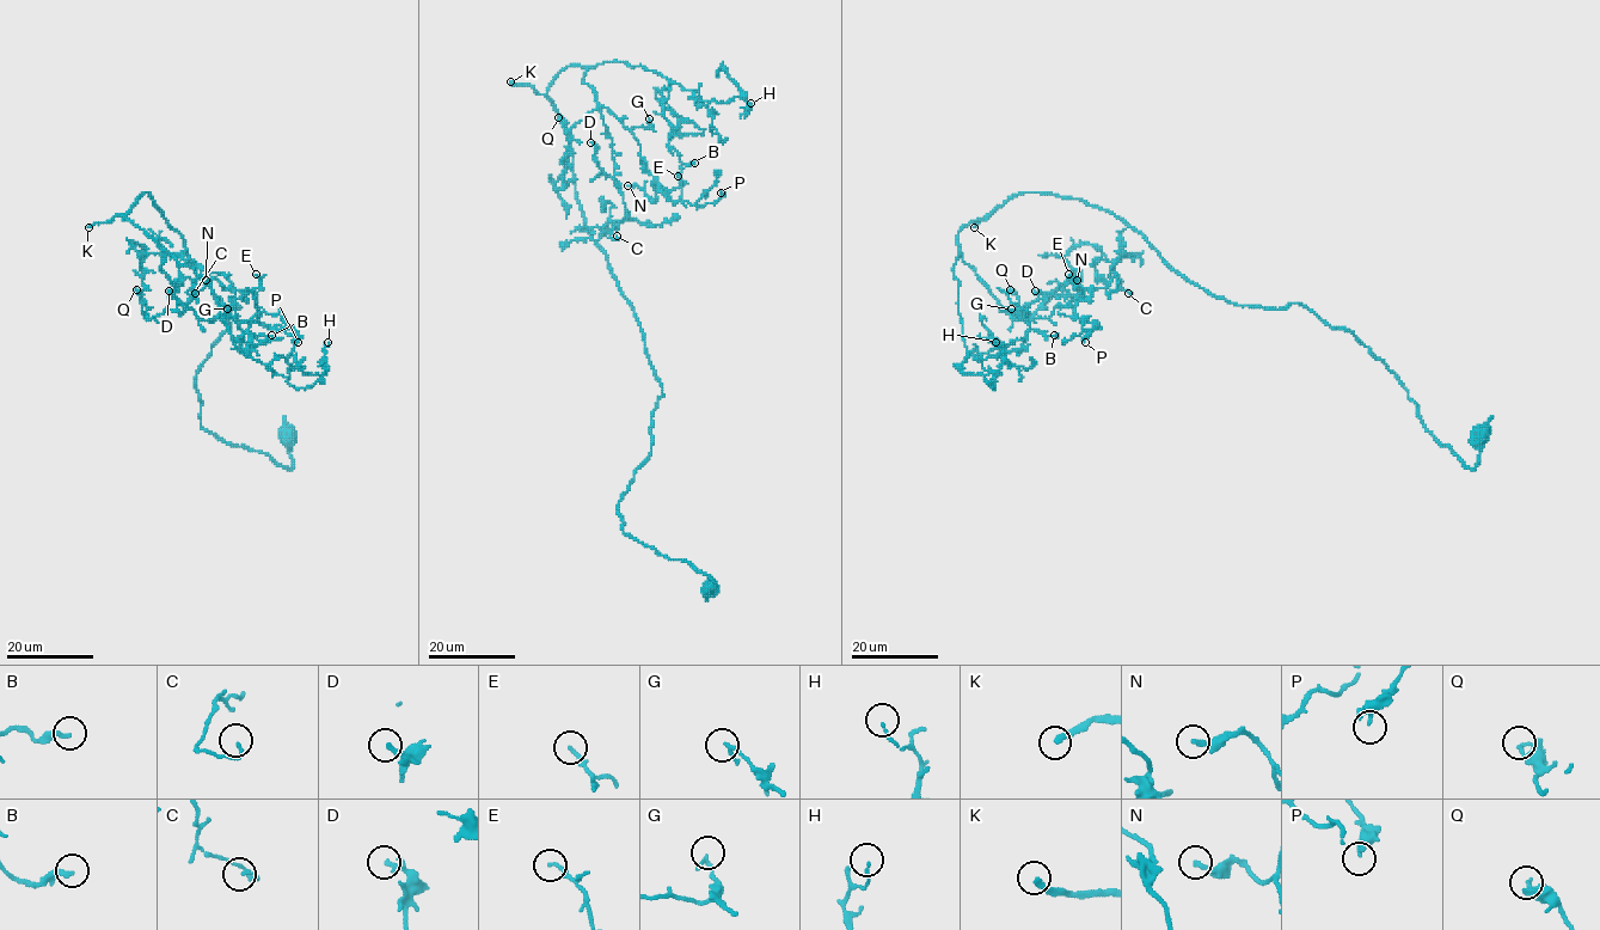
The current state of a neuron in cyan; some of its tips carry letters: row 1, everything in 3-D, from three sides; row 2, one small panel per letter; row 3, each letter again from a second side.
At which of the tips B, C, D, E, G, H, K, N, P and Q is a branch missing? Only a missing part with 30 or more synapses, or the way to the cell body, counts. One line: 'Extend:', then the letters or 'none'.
Extend: K

